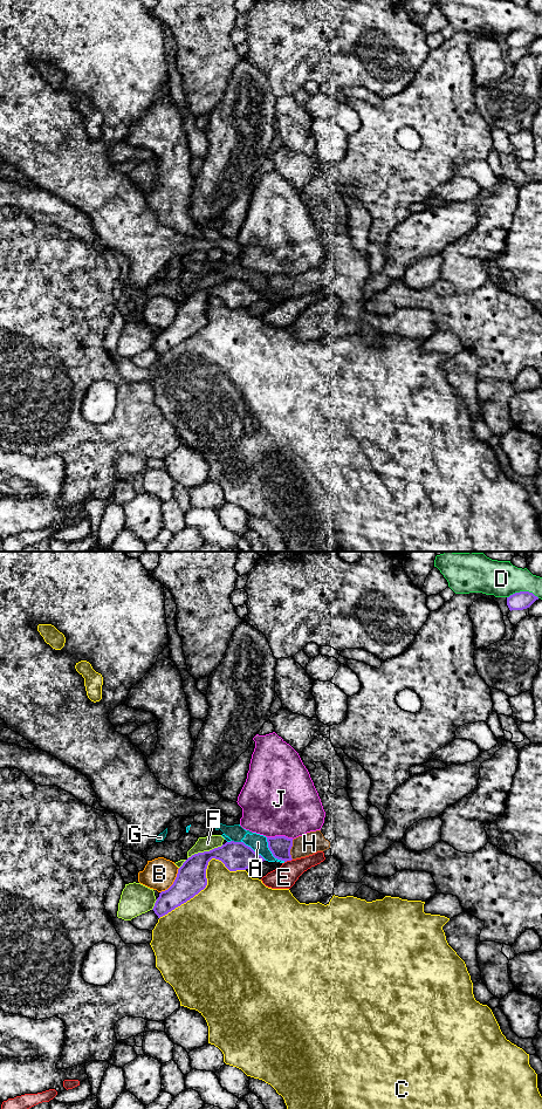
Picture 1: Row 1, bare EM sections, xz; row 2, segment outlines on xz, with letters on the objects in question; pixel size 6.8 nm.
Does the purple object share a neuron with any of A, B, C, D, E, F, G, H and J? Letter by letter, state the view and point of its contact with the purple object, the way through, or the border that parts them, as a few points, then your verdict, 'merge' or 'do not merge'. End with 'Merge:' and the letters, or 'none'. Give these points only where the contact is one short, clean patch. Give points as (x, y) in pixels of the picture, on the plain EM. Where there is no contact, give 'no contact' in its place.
A: xz (272, 291) | along xz (266, 275), (270, 291), (285, 299) | do not merge
B: xz (173, 320) | do not merge
C: xz (206, 317) | do not merge
D: xz (523, 29) | do not merge
E: xz (288, 298) | do not merge
F: xz (200, 291) | do not merge
G: xz (237, 280) | along xz (232, 278), (240, 280) | do not merge
H: xz (290, 286) | across xz (280, 283), (282, 286), (290, 286), (309, 281) | merge
J: xz (280, 274) | do not merge
Merge: H

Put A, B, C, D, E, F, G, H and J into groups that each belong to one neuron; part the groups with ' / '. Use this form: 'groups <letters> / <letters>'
groups A G / B / C / D / E / F J / H

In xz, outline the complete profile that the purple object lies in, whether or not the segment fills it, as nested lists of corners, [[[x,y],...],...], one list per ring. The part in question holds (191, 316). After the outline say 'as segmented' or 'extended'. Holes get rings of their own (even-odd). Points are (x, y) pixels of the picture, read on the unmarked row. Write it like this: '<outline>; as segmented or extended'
[[[234,279],[210,289],[192,293],[178,307],[173,322],[159,331],[152,347],[158,356],[186,341],[206,326],[206,307],[212,296],[221,299],[229,309],[246,308],[266,299],[243,280]]]; as segmented

